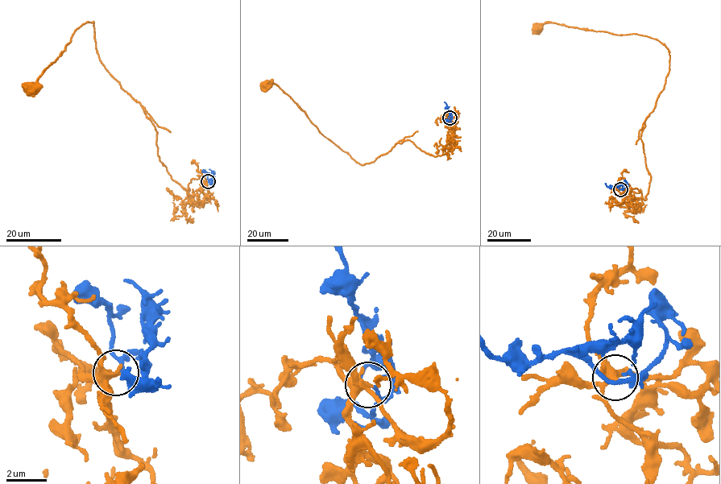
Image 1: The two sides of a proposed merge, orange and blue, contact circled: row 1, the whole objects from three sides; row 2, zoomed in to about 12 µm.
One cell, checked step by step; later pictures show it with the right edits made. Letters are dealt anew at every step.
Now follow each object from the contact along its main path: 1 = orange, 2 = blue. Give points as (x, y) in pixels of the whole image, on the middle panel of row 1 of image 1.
1: (449, 117), (447, 135), (452, 149), (435, 156), (408, 139), (362, 165), (324, 136), (280, 88), (266, 86)
2: (449, 117), (452, 115), (444, 101)

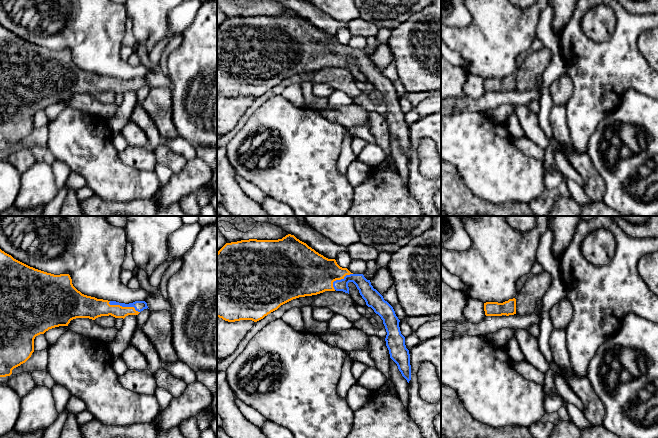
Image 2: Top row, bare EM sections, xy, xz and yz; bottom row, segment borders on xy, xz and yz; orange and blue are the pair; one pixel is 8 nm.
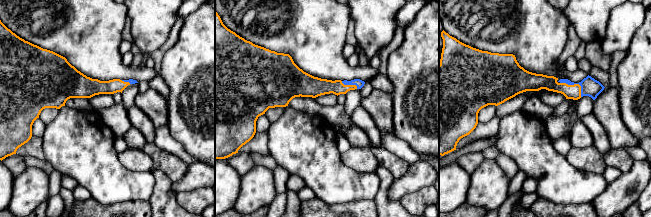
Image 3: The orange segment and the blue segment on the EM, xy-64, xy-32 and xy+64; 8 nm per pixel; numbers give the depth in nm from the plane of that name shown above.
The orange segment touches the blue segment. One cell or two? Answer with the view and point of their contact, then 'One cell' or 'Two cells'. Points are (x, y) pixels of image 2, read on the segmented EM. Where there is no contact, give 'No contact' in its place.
Touches orange at xy (124, 307). One cell

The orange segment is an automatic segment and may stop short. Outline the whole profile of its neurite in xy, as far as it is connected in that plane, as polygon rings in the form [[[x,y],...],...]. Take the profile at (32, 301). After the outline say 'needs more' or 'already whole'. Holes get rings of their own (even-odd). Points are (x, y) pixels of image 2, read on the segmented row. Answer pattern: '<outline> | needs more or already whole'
[[[0,249],[0,377],[10,376],[14,368],[25,363],[34,352],[35,337],[49,329],[68,326],[70,321],[76,318],[95,320],[101,316],[111,315],[124,319],[128,315],[138,315],[147,308],[145,301],[125,304],[84,295],[73,286],[69,274],[54,275],[35,269]]] | needs more

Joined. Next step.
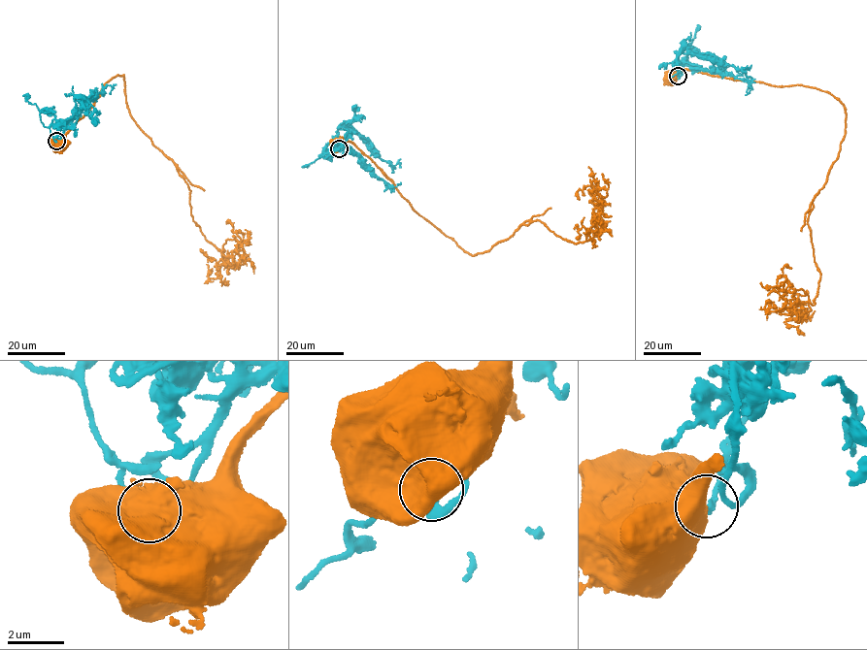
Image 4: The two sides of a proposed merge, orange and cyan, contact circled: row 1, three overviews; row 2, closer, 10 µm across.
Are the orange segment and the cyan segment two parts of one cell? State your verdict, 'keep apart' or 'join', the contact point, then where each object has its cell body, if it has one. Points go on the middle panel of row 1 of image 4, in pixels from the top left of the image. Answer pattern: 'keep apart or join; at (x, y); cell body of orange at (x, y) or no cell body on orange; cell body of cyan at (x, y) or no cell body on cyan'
keep apart; at (339, 148); cell body of orange at (337, 144); no cell body on cyan

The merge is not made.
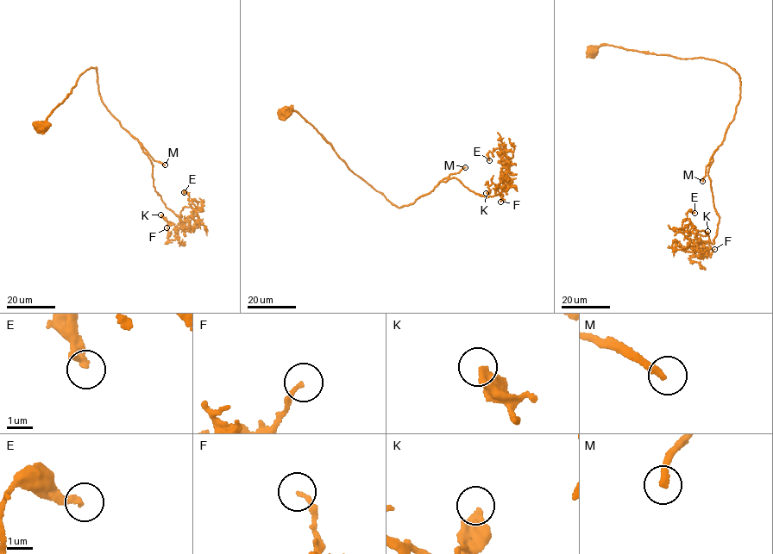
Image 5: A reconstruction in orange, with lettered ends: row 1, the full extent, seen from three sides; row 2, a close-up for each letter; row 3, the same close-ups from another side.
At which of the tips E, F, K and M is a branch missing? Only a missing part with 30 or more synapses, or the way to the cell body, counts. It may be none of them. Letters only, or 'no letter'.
M

